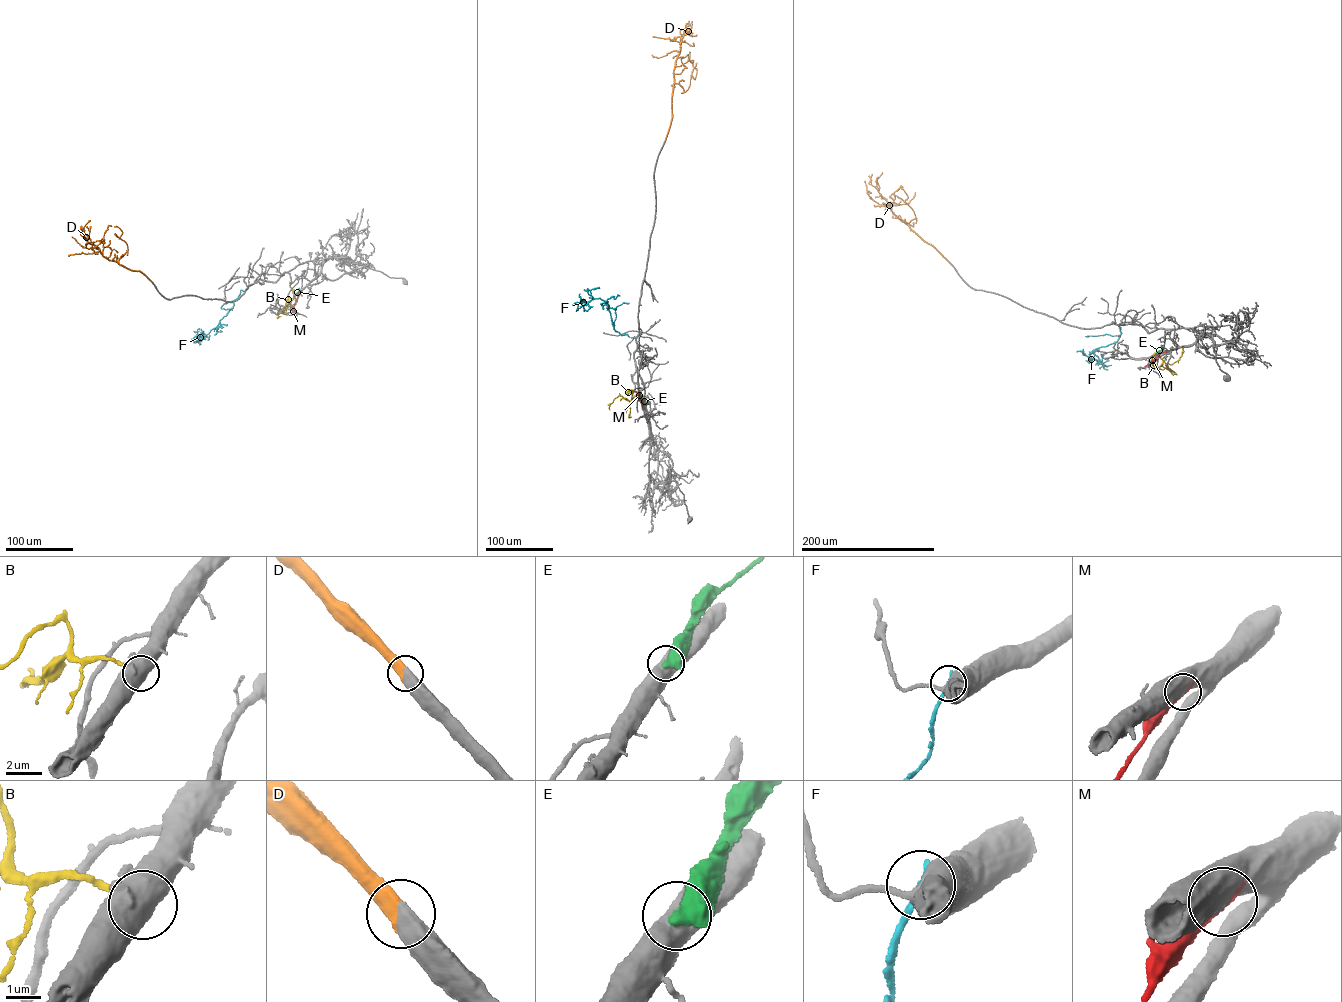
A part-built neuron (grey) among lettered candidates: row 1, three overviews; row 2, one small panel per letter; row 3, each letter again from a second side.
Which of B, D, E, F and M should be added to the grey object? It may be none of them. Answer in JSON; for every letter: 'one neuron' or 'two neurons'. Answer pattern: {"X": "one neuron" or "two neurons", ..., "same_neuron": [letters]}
{"B": "two neurons", "D": "one neuron", "E": "two neurons", "F": "two neurons", "M": "two neurons", "same_neuron": ["D"]}

